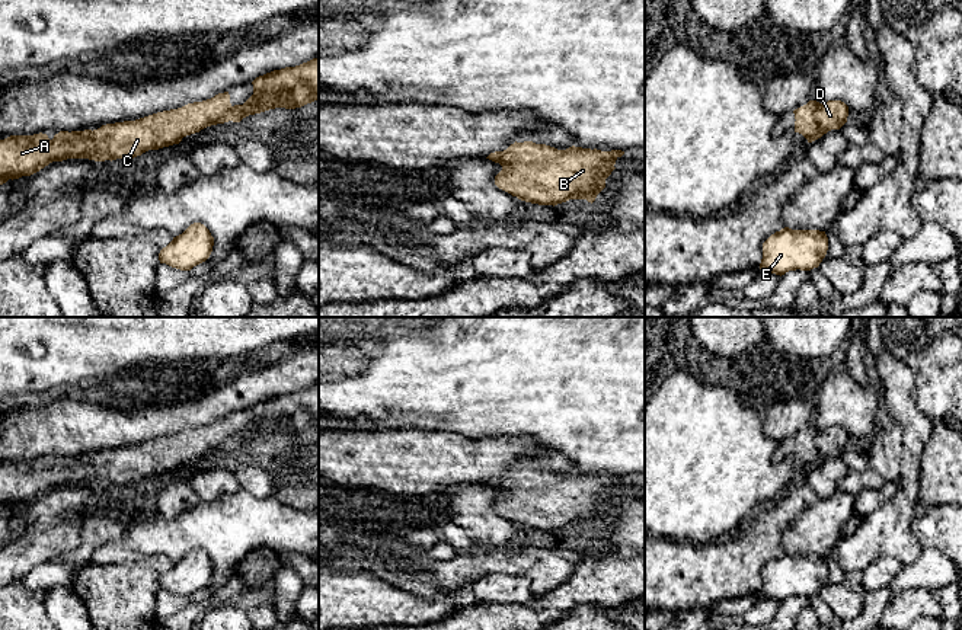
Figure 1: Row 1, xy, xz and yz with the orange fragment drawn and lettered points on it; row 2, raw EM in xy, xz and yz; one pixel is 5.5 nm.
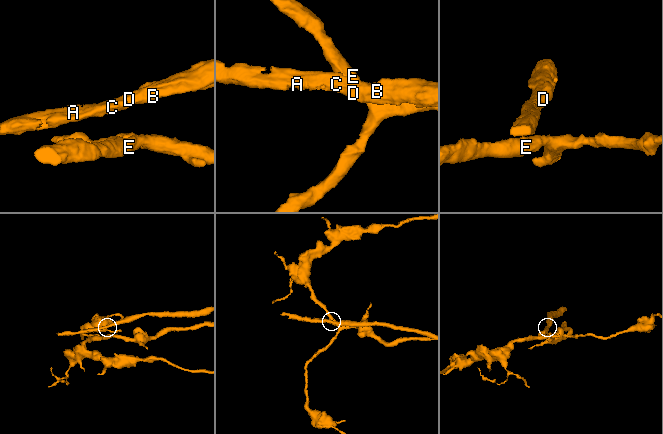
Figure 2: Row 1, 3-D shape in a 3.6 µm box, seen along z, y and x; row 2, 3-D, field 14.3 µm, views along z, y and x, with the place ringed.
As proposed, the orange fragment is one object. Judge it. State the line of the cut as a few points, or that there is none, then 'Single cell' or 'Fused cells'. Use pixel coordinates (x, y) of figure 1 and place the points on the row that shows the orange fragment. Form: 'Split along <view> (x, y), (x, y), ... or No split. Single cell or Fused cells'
No split. Single cell

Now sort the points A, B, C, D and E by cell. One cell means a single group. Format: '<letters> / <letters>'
A B C D E

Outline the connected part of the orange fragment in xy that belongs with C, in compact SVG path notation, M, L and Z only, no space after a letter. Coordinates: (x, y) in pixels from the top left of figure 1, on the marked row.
M319 57L295 67L274 70L256 77L253 95L243 105L231 105L228 92L218 93L202 102L188 103L178 109L157 112L135 121L102 125L98 129L60 131L52 140L47 134L10 135L0 140L0 185L9 179L31 176L52 162L67 159L89 159L95 162L134 159L148 150L159 150L179 144L183 137L201 129L224 124L240 122L243 118L275 108L295 109L319 100Z

